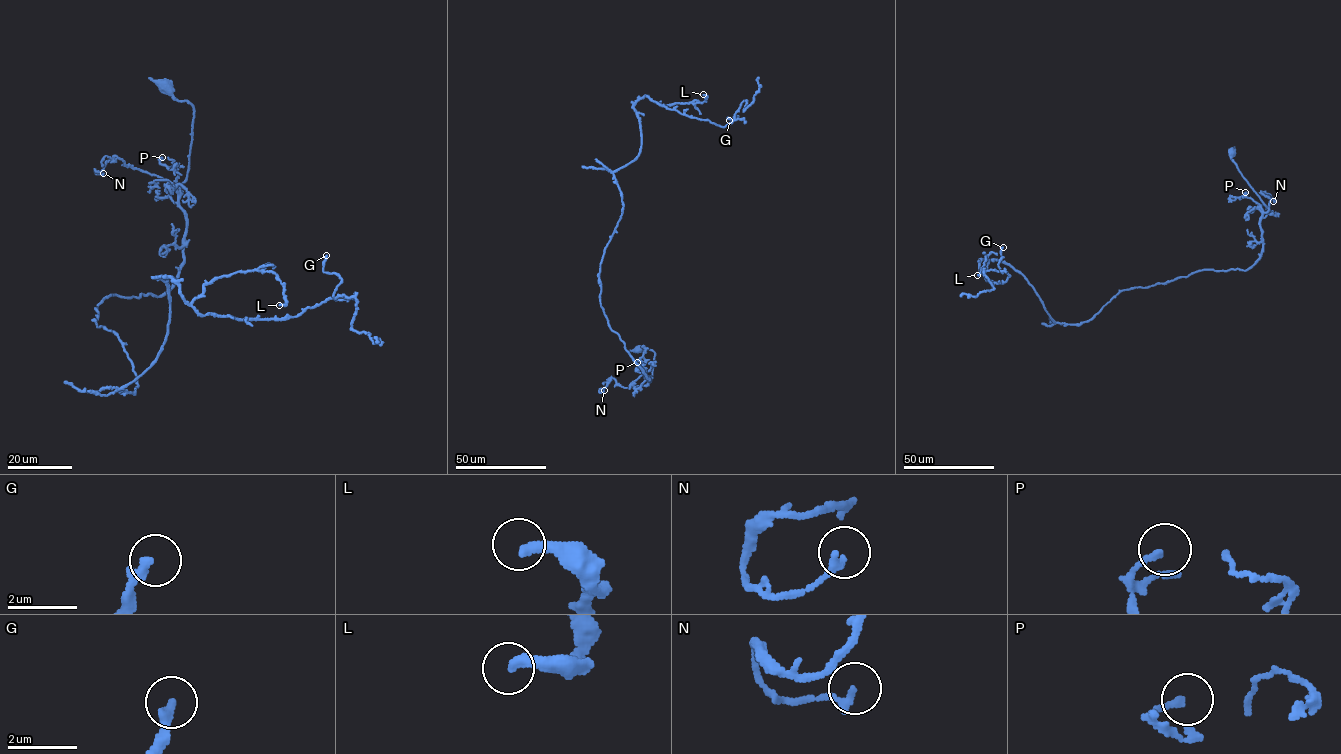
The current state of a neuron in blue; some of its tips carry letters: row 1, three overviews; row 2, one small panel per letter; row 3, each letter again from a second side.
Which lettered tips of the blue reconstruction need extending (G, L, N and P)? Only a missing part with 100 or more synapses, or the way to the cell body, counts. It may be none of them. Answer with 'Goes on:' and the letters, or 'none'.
Goes on: none

